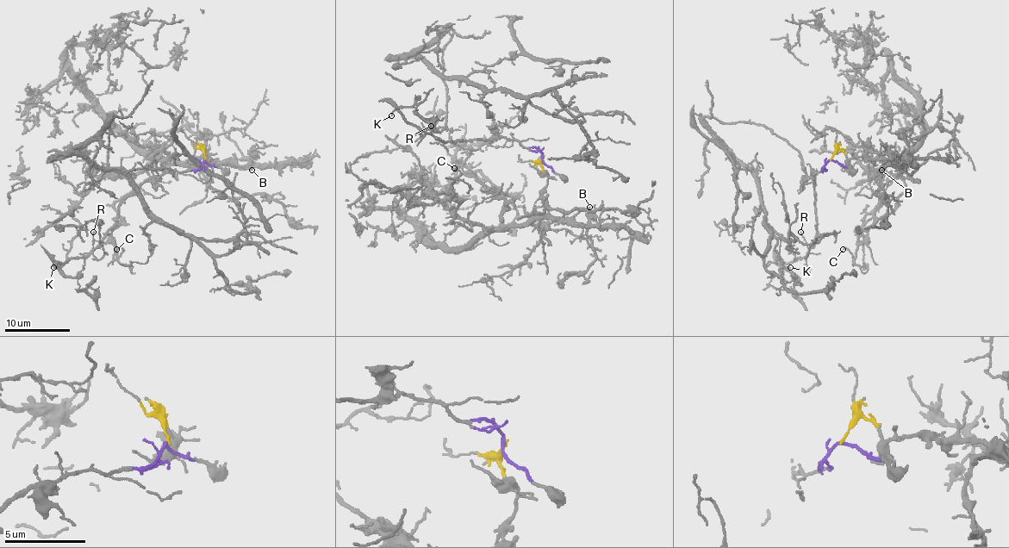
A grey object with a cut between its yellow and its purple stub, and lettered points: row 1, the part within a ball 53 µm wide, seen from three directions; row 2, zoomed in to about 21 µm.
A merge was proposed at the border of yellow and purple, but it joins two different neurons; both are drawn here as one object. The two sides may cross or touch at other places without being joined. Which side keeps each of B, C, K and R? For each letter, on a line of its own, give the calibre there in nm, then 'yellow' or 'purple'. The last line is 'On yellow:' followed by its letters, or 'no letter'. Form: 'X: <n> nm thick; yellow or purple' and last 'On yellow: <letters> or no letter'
B: 130 nm thick; yellow
C: 120 nm thick; yellow
K: 100 nm thick; purple
R: 100 nm thick; purple
On yellow: B, C

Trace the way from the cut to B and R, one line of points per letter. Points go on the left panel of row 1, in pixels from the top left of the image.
B: (204, 160), (203, 150), (208, 158), (209, 157), (208, 160), (235, 162), (252, 170)
R: (204, 160), (196, 170), (165, 173), (146, 179), (120, 206), (116, 224), (93, 246), (93, 232)

